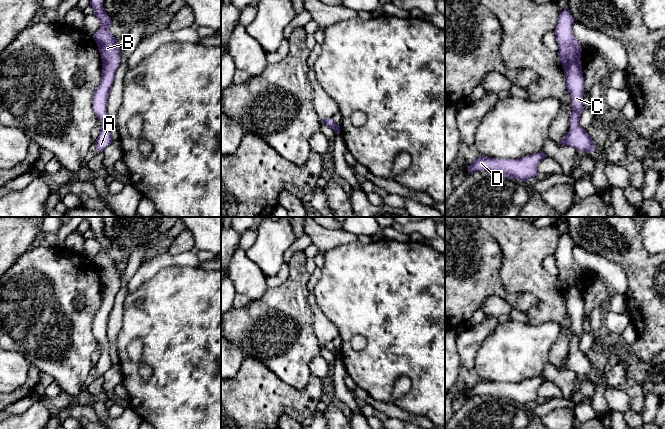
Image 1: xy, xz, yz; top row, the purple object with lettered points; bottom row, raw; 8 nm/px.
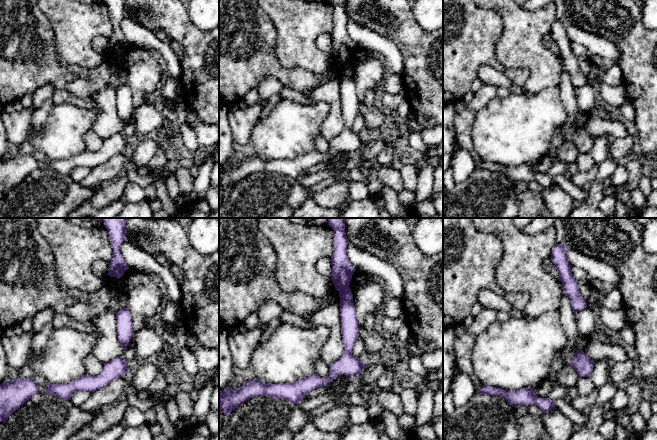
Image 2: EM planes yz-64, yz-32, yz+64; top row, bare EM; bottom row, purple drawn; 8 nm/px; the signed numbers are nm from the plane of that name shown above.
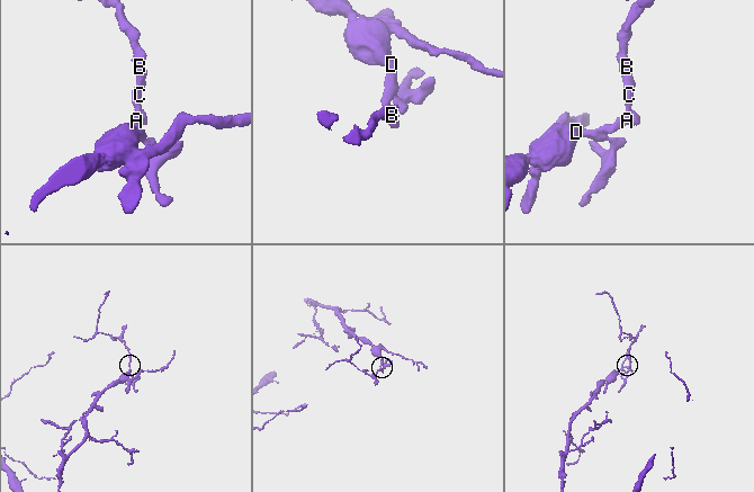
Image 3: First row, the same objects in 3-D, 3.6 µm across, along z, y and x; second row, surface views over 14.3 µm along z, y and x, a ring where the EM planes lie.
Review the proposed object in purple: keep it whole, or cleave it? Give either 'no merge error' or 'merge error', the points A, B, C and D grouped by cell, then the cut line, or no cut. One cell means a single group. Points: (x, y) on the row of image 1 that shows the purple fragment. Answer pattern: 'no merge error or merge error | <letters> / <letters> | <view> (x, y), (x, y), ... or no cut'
no merge error | A B C D | no cut

